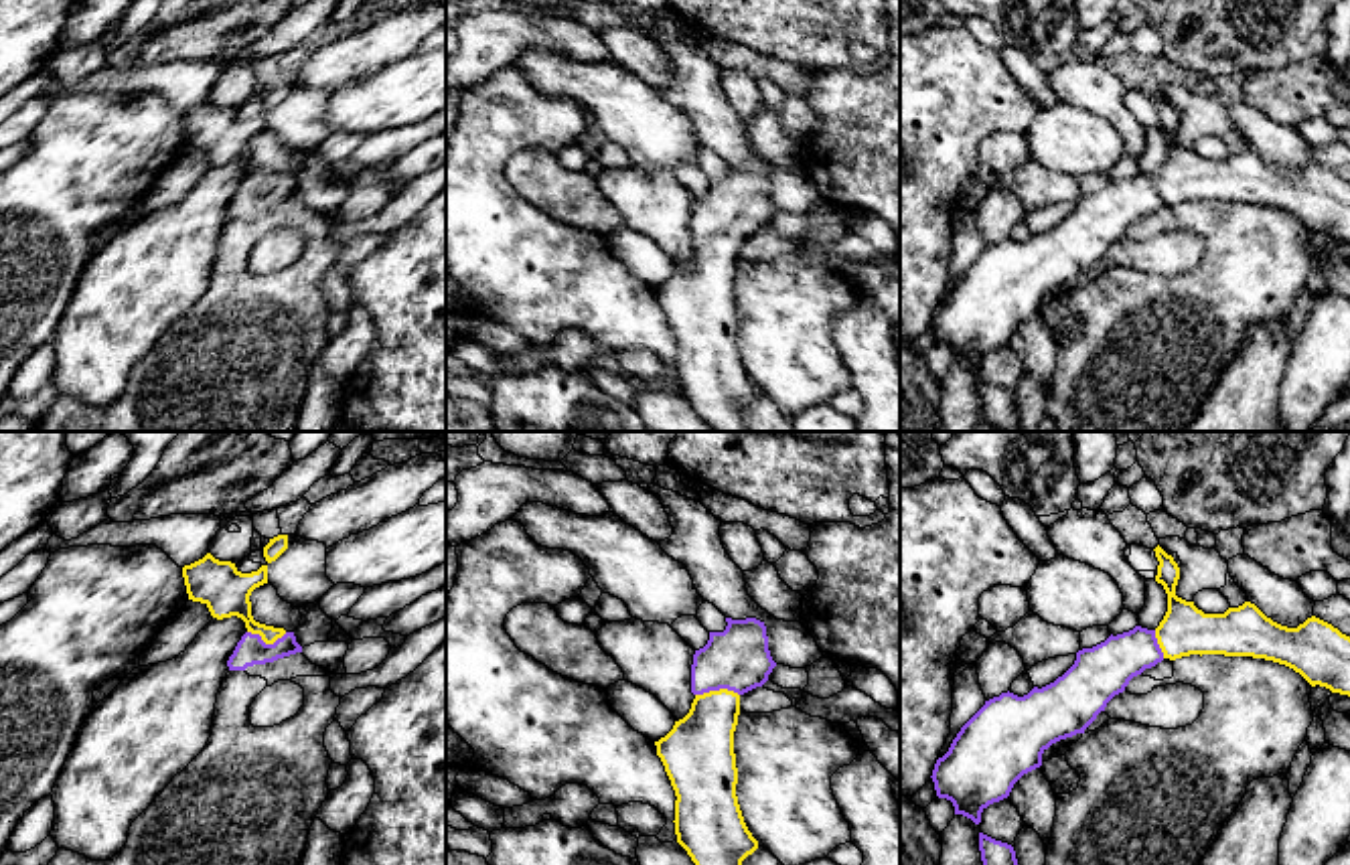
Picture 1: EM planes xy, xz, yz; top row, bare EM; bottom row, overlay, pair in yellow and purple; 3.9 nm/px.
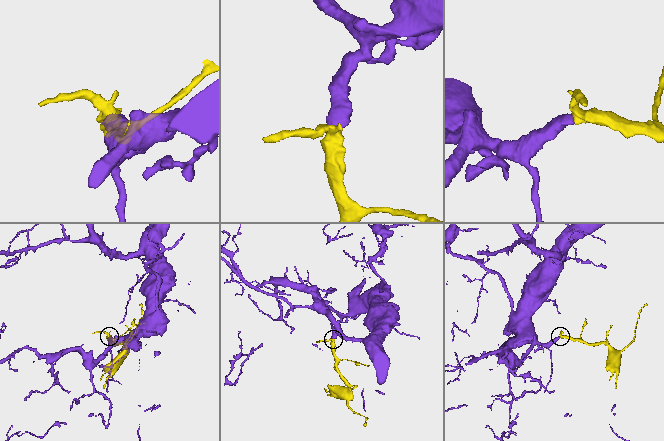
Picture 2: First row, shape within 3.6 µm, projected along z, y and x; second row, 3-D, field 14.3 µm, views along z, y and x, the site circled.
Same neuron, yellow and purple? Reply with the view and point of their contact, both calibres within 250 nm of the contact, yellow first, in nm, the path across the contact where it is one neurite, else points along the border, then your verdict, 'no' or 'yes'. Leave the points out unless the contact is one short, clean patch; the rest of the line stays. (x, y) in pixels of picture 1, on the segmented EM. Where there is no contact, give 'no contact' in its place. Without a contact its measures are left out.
xz (716, 691) | 280/260 nm | across xz (698, 750), (714, 716), (716, 691), (716, 681), (738, 659) | yes

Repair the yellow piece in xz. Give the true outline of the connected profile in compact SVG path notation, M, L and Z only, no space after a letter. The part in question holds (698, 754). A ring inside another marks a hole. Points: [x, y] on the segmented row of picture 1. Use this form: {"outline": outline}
{"outline": "M726 618L724 632L709 632L703 648L695 650L691 664L691 693L695 695L689 713L675 721L673 729L655 741L657 756L675 790L675 835L677 843L687 851L695 865L742 865L742 861L758 849L758 841L748 831L738 796L738 768L734 754L734 731L740 715L740 697L768 681L776 666L768 650L768 636L764 622L756 618L732 620Z"}

